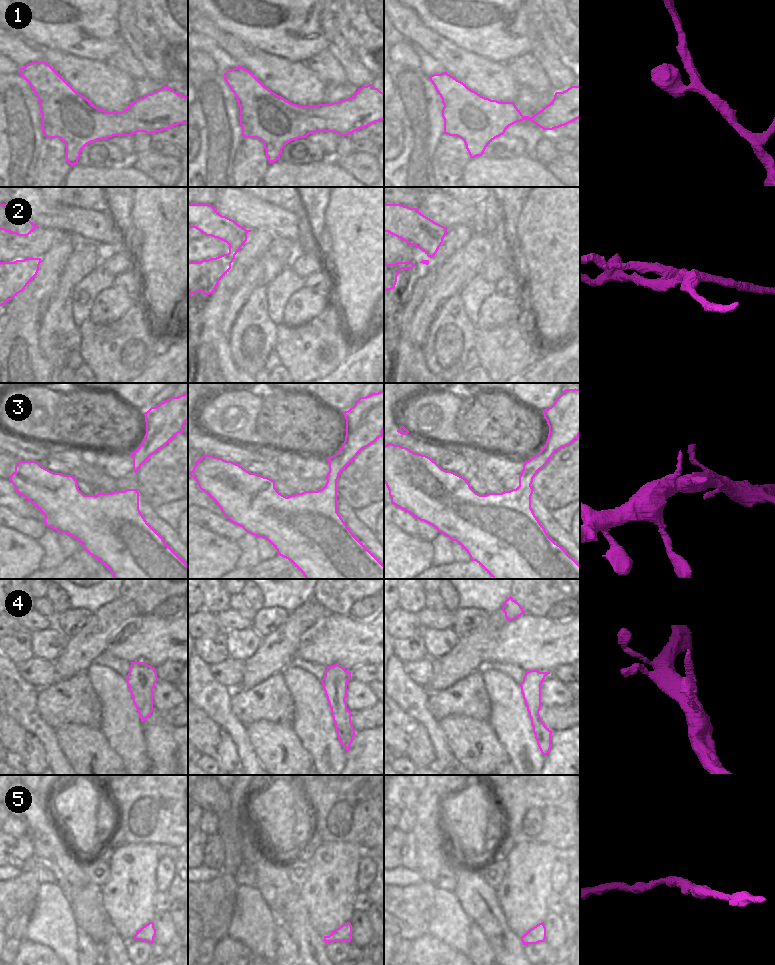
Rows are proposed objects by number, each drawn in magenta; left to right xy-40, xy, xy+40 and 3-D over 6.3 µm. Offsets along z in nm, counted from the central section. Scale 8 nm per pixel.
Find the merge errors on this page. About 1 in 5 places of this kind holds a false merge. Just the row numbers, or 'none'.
2

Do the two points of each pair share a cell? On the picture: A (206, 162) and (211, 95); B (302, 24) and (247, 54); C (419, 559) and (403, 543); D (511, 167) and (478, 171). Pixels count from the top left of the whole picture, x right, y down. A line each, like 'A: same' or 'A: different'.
A: same
B: different
C: same
D: same

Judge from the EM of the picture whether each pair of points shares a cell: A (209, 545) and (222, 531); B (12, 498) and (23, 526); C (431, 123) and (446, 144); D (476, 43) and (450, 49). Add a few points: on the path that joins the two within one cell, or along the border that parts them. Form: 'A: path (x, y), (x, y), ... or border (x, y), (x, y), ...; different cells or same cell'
A: border (198, 525), (235, 542); different cells
B: border (10, 509), (20, 516), (42, 521); different cells
C: border (443, 133), (431, 158); different cells
D: border (438, 34), (446, 37), (459, 47), (480, 56); different cells

